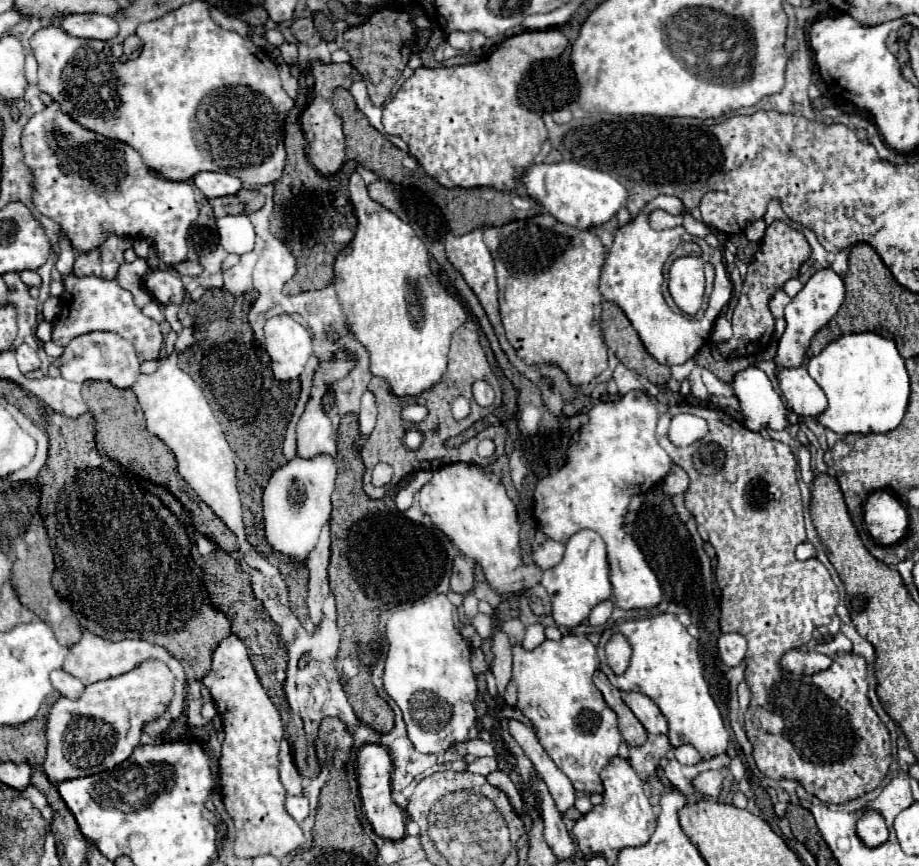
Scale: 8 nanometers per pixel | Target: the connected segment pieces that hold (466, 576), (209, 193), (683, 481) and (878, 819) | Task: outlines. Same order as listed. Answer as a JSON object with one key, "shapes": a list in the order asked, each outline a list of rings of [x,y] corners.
{"shapes":[[[[457,555],[453,559],[453,573],[451,573],[451,591],[469,593],[473,589],[473,567]]],[[[201,171],[193,177],[195,185],[201,189],[201,193],[209,199],[213,197],[225,197],[225,195],[235,195],[243,183],[229,175],[229,173],[211,173],[211,171]]],[[[673,467],[673,471],[663,479],[661,483],[663,491],[667,495],[679,495],[679,493],[685,493],[689,489],[689,475],[681,469],[681,467]]],[[[865,811],[855,825],[855,833],[869,849],[875,849],[889,839],[887,823],[879,811]]]]}

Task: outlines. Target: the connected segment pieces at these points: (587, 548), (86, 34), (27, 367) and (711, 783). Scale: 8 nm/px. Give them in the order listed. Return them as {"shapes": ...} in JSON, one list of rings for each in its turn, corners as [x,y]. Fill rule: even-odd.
{"shapes":[[[[577,531],[565,543],[565,555],[559,565],[553,569],[545,569],[541,577],[541,585],[547,589],[551,605],[553,605],[553,619],[557,625],[563,627],[577,627],[583,619],[589,617],[589,611],[611,597],[611,579],[609,579],[609,561],[607,549],[603,539],[595,531]]],[[[97,13],[67,15],[61,19],[59,27],[65,29],[73,37],[101,39],[101,41],[111,41],[119,33],[119,25],[113,17],[97,15]]],[[[23,343],[23,345],[19,345],[15,349],[15,357],[17,357],[17,363],[19,363],[21,373],[31,373],[31,371],[37,371],[41,367],[41,361],[39,361],[37,351],[31,349],[27,343]]],[[[705,771],[697,775],[691,785],[705,797],[719,797],[723,791],[723,773],[721,771]]]]}

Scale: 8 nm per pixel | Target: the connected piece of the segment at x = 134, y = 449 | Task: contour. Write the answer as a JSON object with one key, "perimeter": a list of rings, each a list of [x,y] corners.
{"perimeter":[[[85,381],[83,383],[83,399],[89,405],[89,411],[95,417],[95,443],[101,457],[109,457],[119,461],[123,467],[133,469],[139,477],[149,479],[167,491],[171,491],[181,505],[191,513],[193,525],[199,533],[215,541],[223,551],[235,553],[239,549],[237,537],[225,527],[225,523],[197,497],[197,493],[185,483],[185,479],[177,473],[177,461],[173,451],[155,435],[145,429],[145,417],[137,403],[137,397],[131,389],[119,389],[105,381]]]}

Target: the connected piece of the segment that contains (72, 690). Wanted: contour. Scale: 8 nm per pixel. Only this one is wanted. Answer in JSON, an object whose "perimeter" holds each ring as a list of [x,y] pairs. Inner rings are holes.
{"perimeter":[[[63,669],[51,673],[51,683],[53,683],[53,687],[55,687],[63,697],[67,697],[67,699],[77,699],[77,697],[81,697],[81,693],[83,693],[83,689],[85,689],[85,685],[83,685],[77,677],[65,673]]]}

